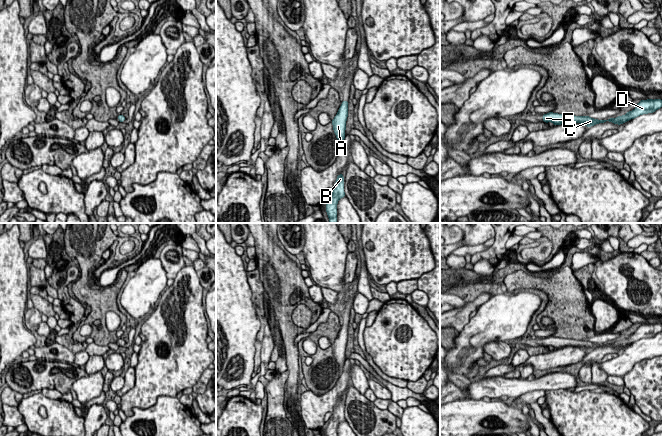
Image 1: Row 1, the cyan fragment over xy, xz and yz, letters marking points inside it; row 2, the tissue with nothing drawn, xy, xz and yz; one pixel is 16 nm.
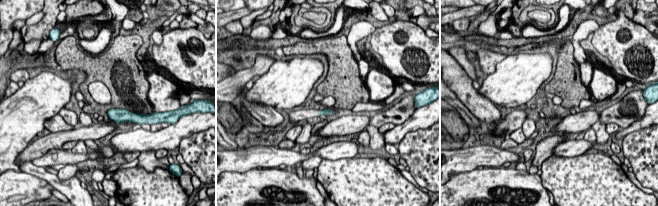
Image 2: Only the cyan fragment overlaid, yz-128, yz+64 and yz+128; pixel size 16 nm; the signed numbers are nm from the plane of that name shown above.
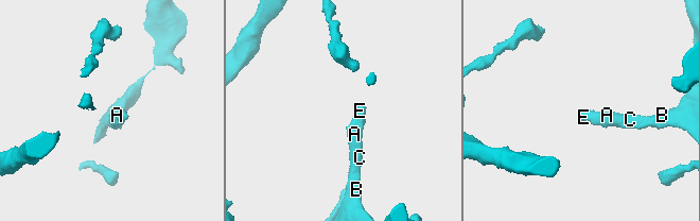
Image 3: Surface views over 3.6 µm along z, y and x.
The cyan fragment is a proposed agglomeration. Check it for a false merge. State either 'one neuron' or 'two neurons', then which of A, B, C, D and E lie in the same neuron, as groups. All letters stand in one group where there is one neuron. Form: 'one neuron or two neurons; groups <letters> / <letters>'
one neuron; groups A B C D E

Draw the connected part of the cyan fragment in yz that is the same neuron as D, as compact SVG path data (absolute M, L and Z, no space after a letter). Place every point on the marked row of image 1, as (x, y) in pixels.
M647 99L647 100L641 100L636 108L632 111L627 112L623 116L618 116L614 119L609 118L607 120L598 120L593 119L589 116L575 116L575 115L568 115L568 114L558 114L549 112L547 114L542 115L543 122L548 123L552 122L554 125L561 125L564 123L572 122L572 123L581 123L583 125L586 125L587 127L594 126L599 123L605 123L605 122L612 122L614 124L623 124L631 119L634 119L642 114L648 114L653 113L656 110L660 109L662 107L662 100L659 99Z

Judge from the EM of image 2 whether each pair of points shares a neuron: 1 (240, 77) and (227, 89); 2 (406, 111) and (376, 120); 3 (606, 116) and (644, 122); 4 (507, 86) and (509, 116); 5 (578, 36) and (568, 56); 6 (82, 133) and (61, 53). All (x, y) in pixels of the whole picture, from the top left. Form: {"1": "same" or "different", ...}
{"1": "same", "2": "same", "3": "different", "4": "different", "5": "different", "6": "different"}

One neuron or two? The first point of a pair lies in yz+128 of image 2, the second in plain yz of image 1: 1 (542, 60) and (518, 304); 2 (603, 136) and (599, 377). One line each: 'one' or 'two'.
1: one
2: one

